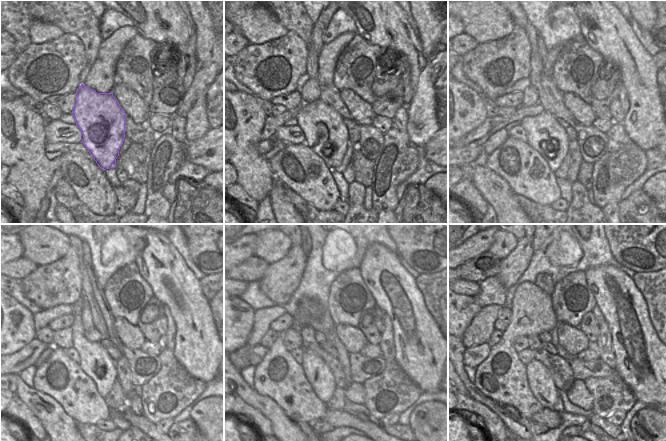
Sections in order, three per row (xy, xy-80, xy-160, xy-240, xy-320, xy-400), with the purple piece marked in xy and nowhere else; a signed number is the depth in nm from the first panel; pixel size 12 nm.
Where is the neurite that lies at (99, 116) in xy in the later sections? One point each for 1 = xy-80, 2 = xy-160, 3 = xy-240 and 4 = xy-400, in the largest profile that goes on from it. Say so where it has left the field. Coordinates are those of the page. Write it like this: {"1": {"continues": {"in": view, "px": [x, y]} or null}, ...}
{"1": {"continues": {"in": "xy-80", "px": [325, 133]}}, "2": {"continues": {"in": "xy-160", "px": [545, 134]}}, "3": {"continues": {"in": "xy-240", "px": [95, 361]}}, "4": {"continues": {"in": "xy-400", "px": [540, 382]}}}

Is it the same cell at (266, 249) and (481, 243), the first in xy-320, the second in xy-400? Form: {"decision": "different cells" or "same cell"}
{"decision": "different cells"}

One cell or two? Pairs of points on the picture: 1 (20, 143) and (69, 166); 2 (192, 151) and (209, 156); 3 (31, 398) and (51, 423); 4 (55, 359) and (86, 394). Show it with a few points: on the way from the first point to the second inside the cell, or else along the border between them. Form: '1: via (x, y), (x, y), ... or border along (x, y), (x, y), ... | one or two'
1: border along (62, 156), (62, 164), (59, 168) | two
2: via (196, 151), (205, 153) | one
3: via (35, 404), (48, 417) | one
4: via (65, 365), (69, 372), (69, 377), (76, 384) | one

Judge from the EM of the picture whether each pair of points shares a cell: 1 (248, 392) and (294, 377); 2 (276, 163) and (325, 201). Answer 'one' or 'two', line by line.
1: two
2: one

